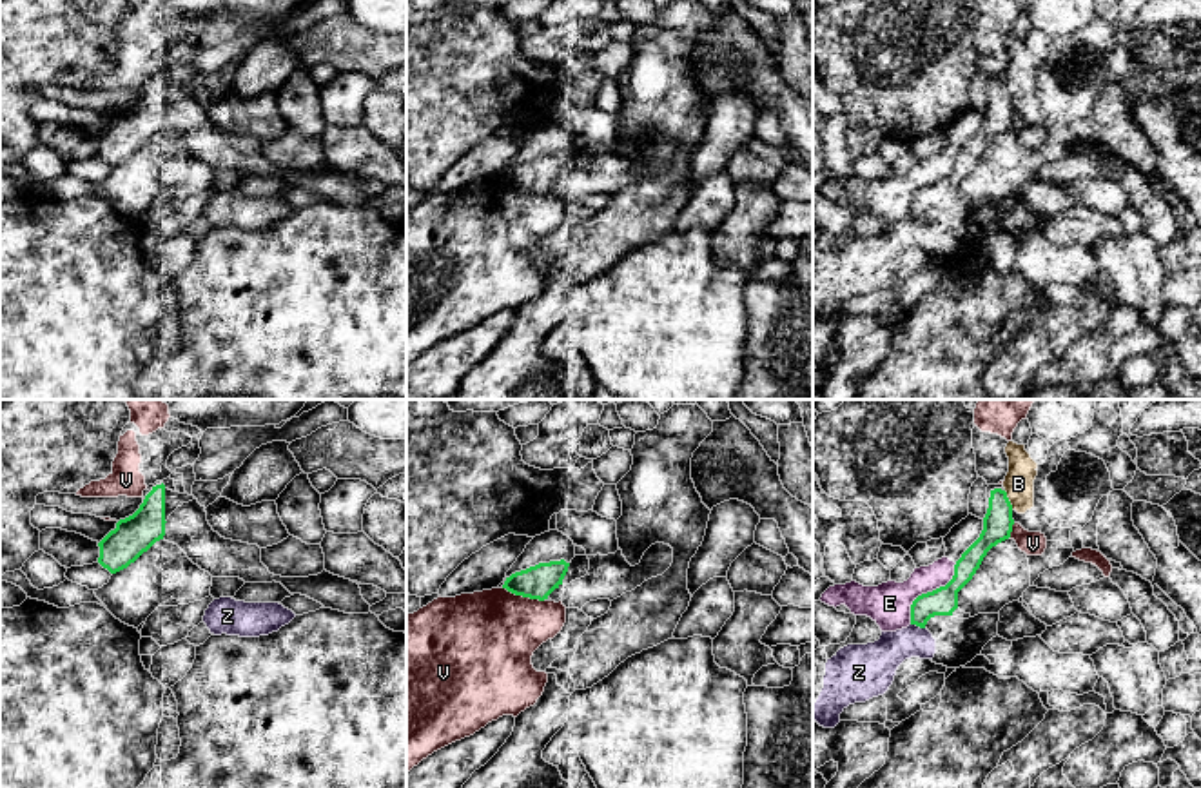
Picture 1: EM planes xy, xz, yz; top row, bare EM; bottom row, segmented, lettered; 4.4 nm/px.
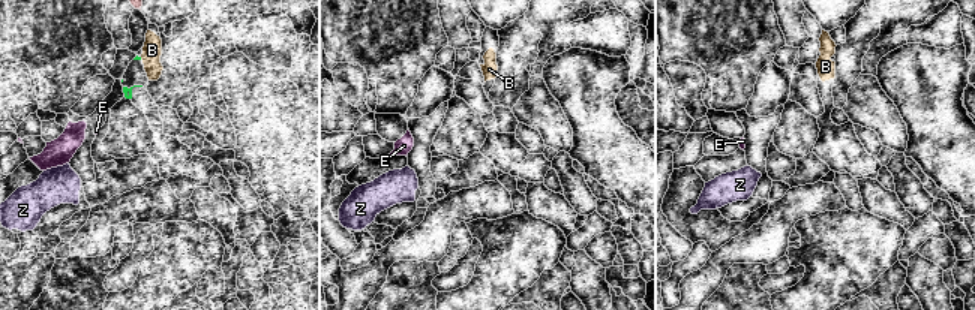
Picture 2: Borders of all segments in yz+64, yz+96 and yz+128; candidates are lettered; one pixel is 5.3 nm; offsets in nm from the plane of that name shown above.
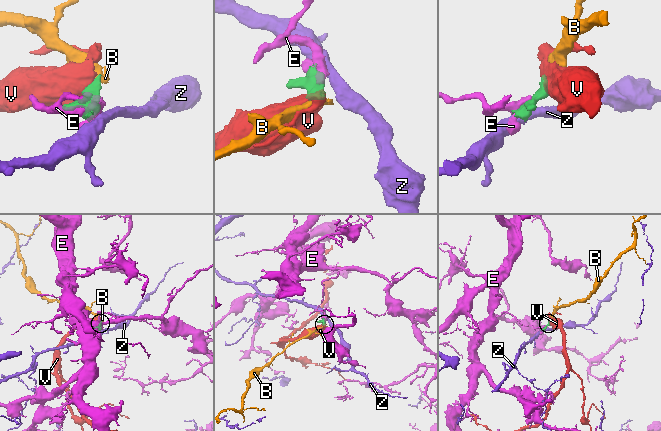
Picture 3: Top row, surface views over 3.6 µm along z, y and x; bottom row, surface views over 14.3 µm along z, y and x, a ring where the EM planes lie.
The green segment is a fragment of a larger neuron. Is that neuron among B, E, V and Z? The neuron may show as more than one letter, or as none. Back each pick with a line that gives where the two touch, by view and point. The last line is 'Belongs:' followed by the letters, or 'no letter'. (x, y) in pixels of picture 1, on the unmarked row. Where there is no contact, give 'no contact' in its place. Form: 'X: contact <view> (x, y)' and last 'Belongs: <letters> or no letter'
Belongs: no letter

